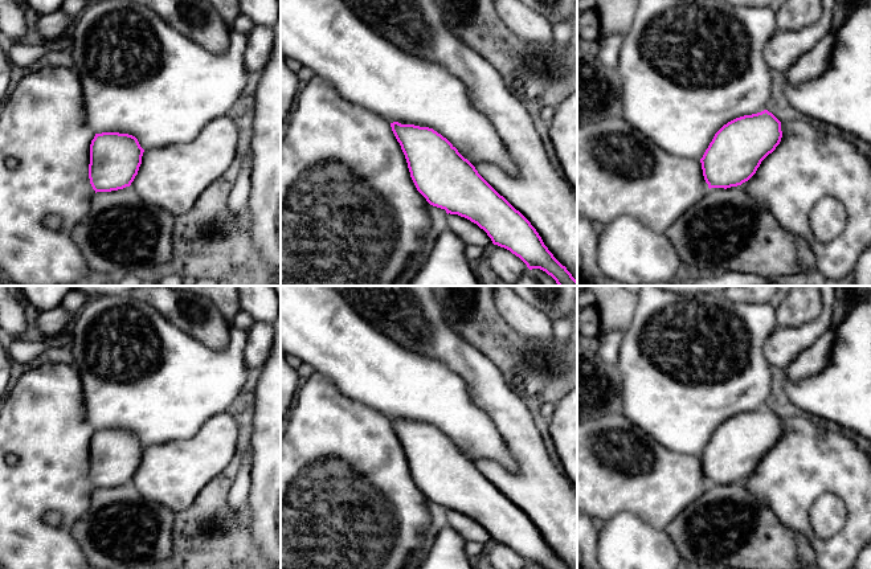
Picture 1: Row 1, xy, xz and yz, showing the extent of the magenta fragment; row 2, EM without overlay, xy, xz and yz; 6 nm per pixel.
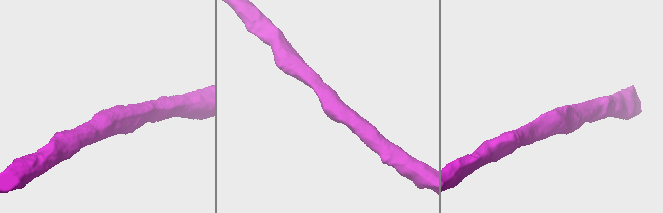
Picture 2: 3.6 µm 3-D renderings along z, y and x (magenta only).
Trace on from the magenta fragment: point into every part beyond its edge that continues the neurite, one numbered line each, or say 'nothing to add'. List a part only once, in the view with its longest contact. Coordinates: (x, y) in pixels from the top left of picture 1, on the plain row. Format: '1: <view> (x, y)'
nothing to add

